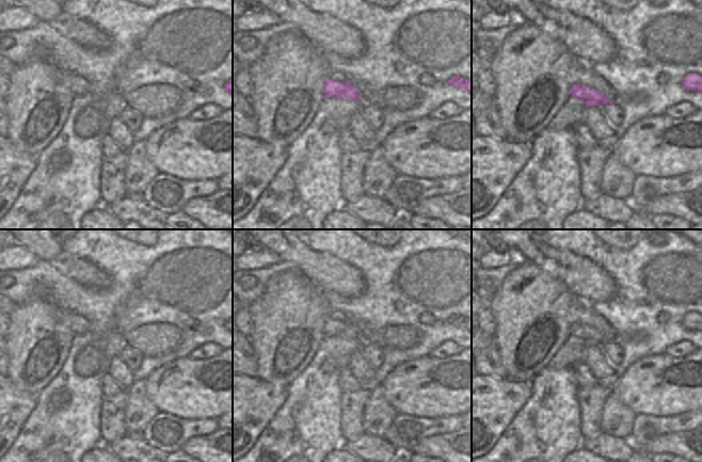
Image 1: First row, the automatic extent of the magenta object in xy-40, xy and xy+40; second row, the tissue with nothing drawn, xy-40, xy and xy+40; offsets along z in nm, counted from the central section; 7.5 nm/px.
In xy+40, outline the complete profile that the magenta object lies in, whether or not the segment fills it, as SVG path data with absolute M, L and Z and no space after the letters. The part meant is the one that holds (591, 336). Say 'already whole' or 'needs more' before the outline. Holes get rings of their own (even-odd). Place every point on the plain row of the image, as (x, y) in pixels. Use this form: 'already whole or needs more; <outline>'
already whole; M573 323L570 326L570 336L581 338L587 345L603 345L615 340L613 338L607 338L603 332L584 323Z

